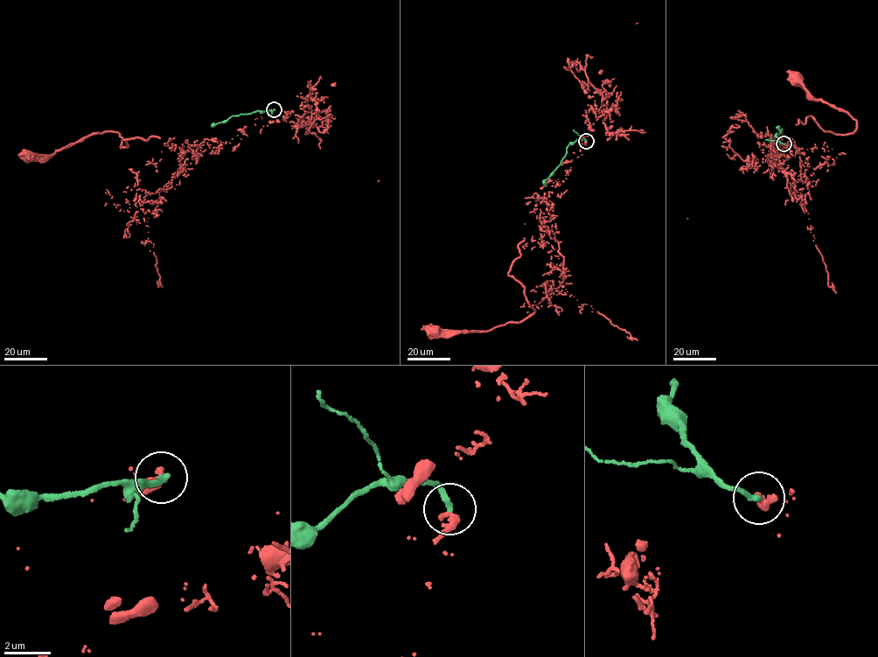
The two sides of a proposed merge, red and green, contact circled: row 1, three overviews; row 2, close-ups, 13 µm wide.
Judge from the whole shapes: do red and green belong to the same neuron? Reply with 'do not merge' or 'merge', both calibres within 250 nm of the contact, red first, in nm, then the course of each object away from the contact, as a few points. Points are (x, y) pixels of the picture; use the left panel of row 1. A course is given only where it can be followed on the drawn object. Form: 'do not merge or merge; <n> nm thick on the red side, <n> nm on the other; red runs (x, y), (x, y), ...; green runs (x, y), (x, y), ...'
do not merge; 360 nm thick on the red side, 240 nm on the other; red runs (274, 109), (245, 127), (233, 148), (203, 142), (196, 157), (152, 136), (121, 147), (112, 131), (27, 157); green runs (275, 109), (233, 115), (211, 126)

